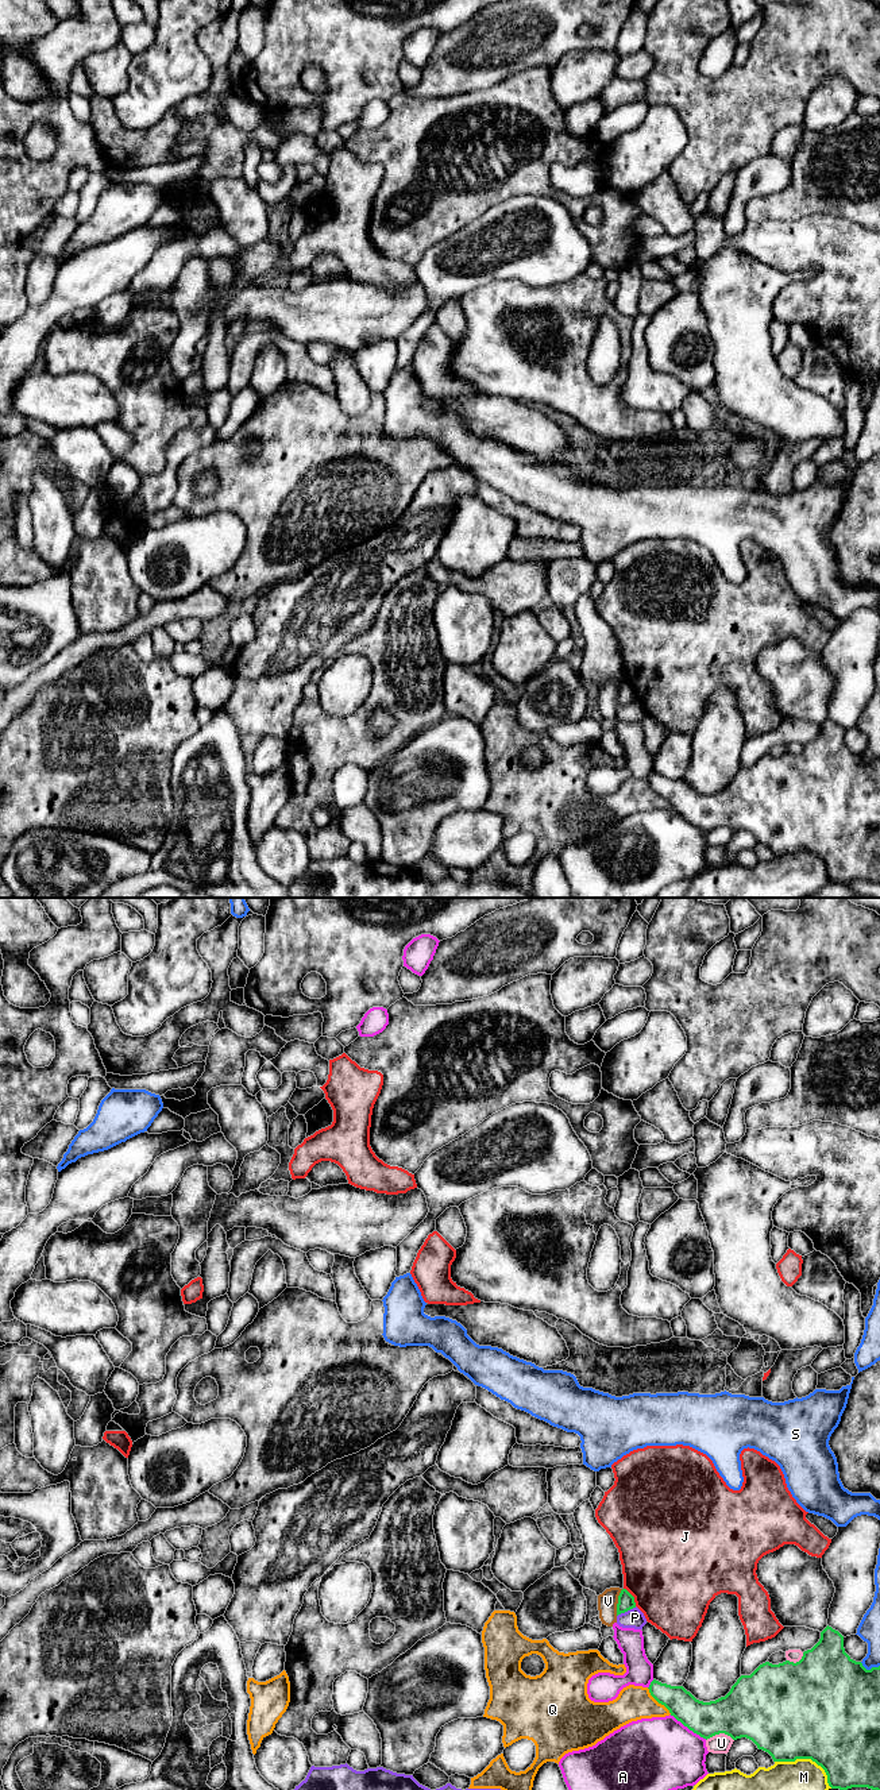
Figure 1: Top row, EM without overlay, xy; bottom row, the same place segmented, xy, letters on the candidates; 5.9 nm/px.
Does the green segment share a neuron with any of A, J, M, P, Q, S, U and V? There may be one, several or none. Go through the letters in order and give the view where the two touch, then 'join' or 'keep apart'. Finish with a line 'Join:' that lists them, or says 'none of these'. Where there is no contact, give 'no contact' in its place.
A: meets green in xy; keep apart
J: meets green in xy; keep apart
M: meets green in xy; keep apart
P: meets green in xy; keep apart
Q: meets green in xy; keep apart
S: meets green in xy; keep apart
U: meets green in xy; keep apart
V: meets green in xy; keep apart
Join: none of these

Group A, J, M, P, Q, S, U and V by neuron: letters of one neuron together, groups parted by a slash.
A V / J / M / P / Q / S / U

